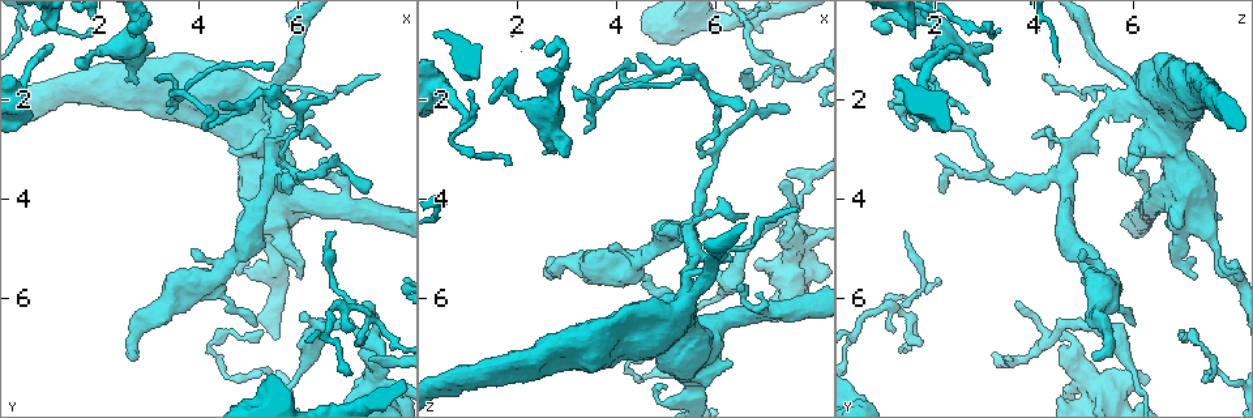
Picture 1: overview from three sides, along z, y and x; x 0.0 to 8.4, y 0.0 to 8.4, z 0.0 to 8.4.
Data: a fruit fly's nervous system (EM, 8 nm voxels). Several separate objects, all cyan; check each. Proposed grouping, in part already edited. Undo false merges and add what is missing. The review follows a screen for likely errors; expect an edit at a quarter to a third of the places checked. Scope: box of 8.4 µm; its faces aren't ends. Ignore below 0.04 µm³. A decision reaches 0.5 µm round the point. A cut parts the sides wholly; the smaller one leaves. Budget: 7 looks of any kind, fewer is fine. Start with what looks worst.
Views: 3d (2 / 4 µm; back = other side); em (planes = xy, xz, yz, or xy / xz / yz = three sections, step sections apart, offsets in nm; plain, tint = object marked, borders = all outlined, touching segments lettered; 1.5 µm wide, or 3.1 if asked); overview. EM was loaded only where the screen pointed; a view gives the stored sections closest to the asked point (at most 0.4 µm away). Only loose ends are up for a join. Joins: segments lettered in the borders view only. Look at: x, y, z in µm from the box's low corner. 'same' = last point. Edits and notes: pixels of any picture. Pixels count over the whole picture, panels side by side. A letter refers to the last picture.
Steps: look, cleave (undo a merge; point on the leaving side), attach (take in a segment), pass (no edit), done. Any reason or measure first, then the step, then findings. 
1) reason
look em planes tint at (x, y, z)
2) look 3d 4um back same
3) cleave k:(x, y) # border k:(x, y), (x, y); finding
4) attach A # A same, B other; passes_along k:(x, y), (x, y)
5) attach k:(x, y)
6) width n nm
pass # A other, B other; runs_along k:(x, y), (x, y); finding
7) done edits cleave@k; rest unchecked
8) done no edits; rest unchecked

branch stops here
look em xz step 8 borders at (2.95, 0.85, 3.15)

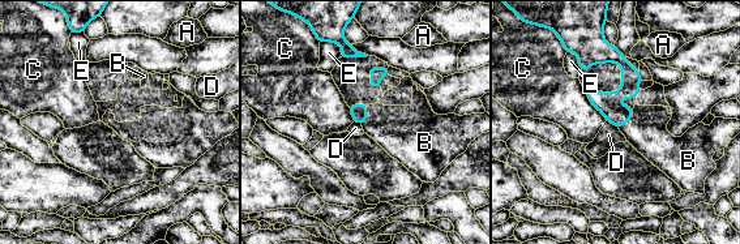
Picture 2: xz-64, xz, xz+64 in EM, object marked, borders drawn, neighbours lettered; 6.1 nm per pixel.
attach 2:(402, 131) # A other, B same, C other, D other, E other; passes_along 2:(359, 111), (366, 116), (402, 131); the cell continues

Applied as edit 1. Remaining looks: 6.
look overview

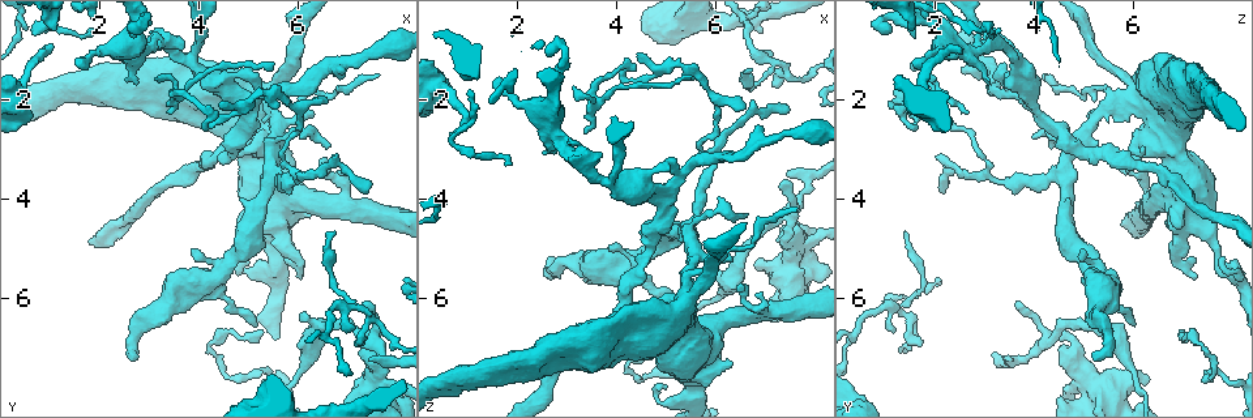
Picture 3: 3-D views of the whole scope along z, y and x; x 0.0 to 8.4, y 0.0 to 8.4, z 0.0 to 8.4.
sharp bend
look 3d 2um at (7.50, 6.80, 4.40)

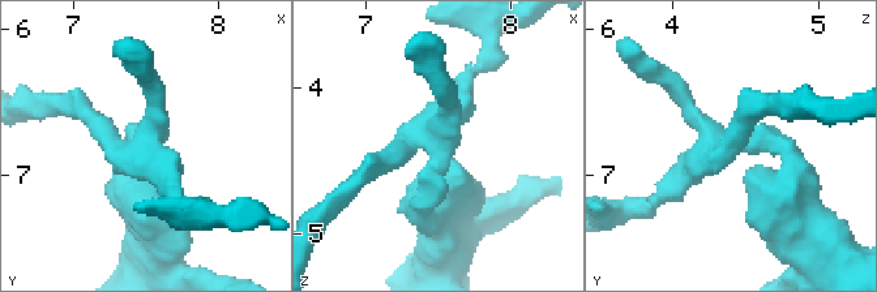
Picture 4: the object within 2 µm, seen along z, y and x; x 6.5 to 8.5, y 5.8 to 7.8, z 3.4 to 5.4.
look em planes plain at (7.46, 6.78, 4.42)

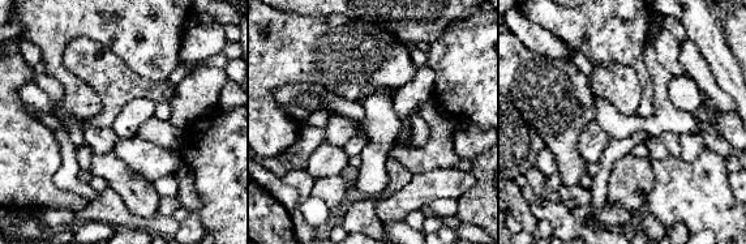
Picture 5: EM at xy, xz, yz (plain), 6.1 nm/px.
look em planes borders same

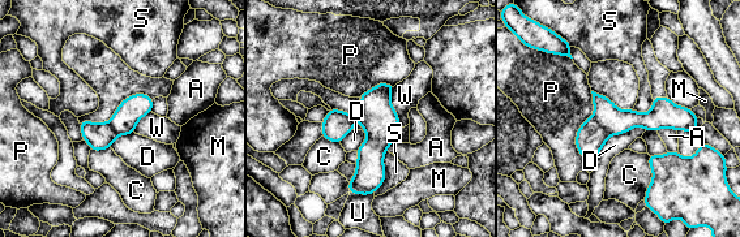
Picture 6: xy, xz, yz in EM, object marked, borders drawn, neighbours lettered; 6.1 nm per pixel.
longest_contact P 420 nm
cleave 6:(591, 136) # A other, C other, D other, M other, P other, S other, U other, W other; border 6:(593, 116), (610, 136); a second cell is stuck on

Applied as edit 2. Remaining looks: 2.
abrupt turn
look em planes tint at (5.25, 1.90, 1.35)

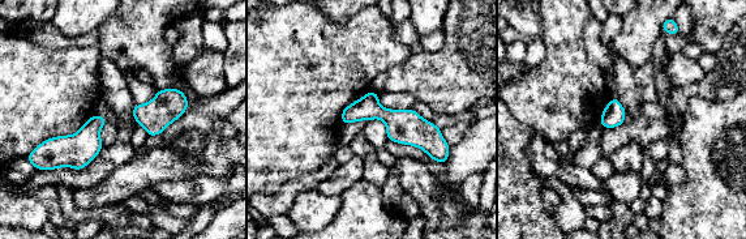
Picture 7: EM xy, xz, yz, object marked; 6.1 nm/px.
look em planes borders same

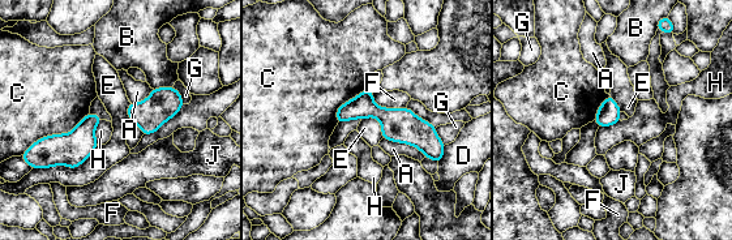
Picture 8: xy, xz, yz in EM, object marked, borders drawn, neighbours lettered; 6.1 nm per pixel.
pass # A other, B other, C other, D other, E other, F other, G other, H other, J other; one cell here

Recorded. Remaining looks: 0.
done edits attach@2, cleave@6; rest unchecked

